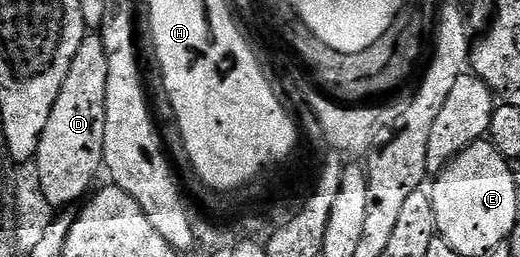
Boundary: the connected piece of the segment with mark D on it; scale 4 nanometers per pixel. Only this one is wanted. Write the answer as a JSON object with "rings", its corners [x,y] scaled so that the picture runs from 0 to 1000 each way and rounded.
{"rings":[[[165,128],[160,171],[152,171],[152,202],[144,202],[144,233],[137,233],[137,265],[129,265],[129,311],[121,311],[121,342],[113,342],[113,381],[106,389],[106,412],[98,420],[98,451],[90,463],[90,498],[83,498],[83,529],[75,545],[67,619],[79,747],[104,809],[133,809],[125,802],[137,798],[138,786],[154,790],[181,735],[179,704],[185,700],[187,673],[196,673],[202,626],[198,529],[202,525],[202,377],[206,374],[208,276],[206,195],[198,187],[192,128]]]}

